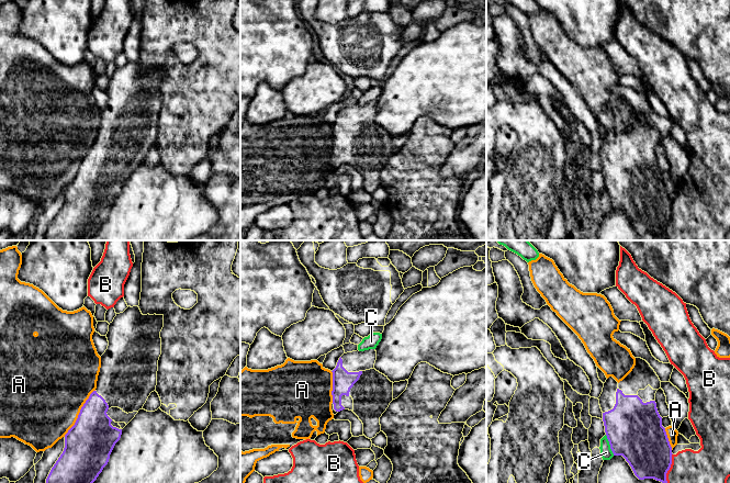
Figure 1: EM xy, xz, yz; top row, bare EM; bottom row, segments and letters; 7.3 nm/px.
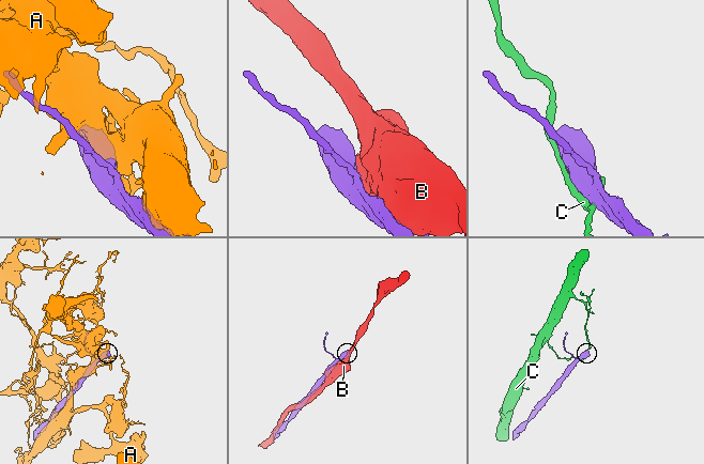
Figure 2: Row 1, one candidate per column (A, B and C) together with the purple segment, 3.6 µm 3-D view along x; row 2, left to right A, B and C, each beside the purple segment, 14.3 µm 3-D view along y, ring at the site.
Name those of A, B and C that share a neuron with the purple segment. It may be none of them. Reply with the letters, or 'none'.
none

